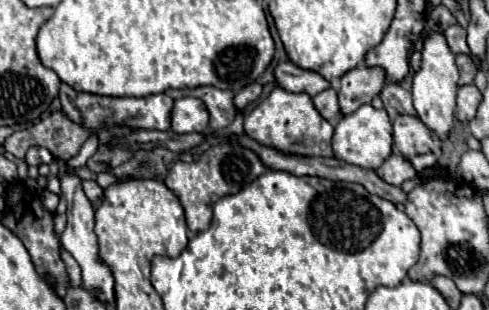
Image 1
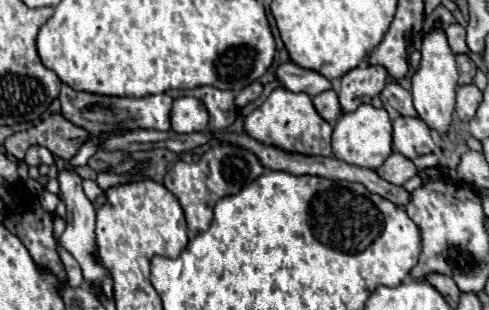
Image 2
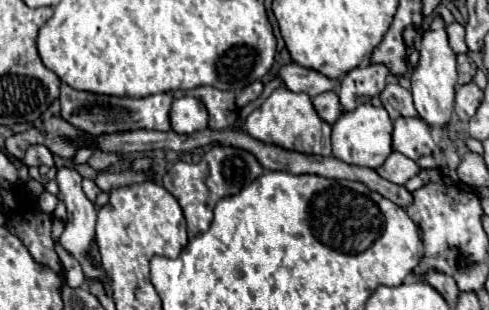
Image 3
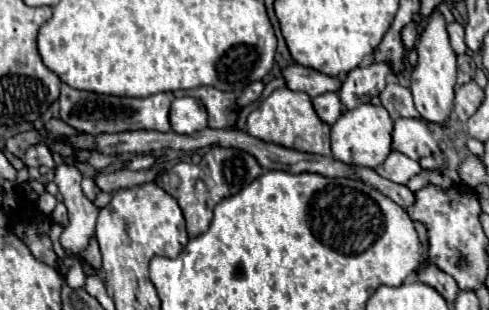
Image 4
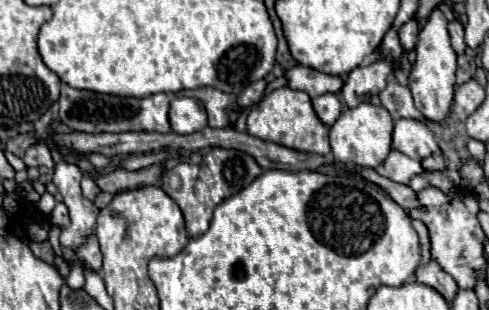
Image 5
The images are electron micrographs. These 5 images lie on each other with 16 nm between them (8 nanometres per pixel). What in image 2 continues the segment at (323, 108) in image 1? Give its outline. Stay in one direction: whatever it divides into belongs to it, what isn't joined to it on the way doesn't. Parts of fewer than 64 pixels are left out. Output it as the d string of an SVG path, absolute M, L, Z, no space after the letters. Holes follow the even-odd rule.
M334 90L320 92L318 96L312 98L312 102L314 102L318 114L320 114L324 120L328 120L330 124L334 124L334 122L338 120L338 116L342 114L342 112L340 112L340 104L338 104L338 96L336 96Z

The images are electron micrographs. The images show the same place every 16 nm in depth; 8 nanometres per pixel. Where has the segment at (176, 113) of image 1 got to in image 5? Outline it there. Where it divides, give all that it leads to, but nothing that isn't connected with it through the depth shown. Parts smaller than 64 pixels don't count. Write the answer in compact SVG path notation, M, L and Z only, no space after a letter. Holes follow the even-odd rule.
M182 96L170 102L170 124L176 134L192 134L208 126L206 108L202 102Z

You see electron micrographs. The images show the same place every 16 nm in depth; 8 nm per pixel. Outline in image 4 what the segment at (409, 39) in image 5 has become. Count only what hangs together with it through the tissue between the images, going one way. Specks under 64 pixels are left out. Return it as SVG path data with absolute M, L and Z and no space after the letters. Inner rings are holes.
M416 24L406 26L406 28L402 30L402 42L404 42L404 46L406 46L406 48L414 48L418 34L420 34L420 30L418 30Z

